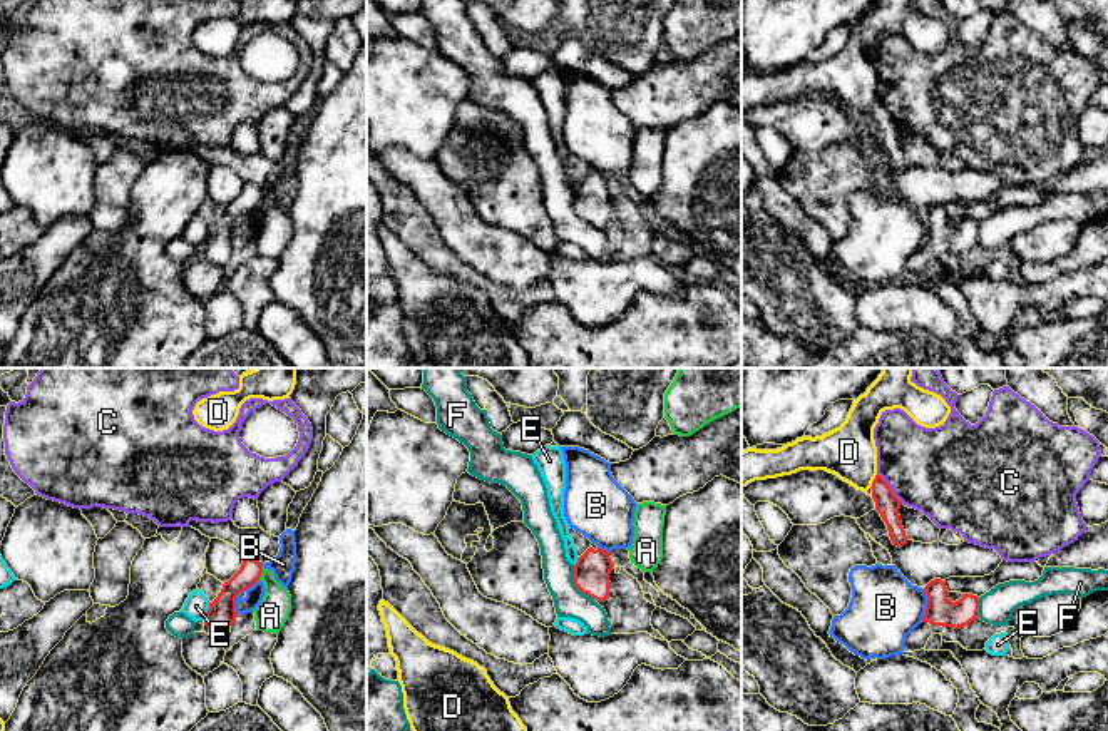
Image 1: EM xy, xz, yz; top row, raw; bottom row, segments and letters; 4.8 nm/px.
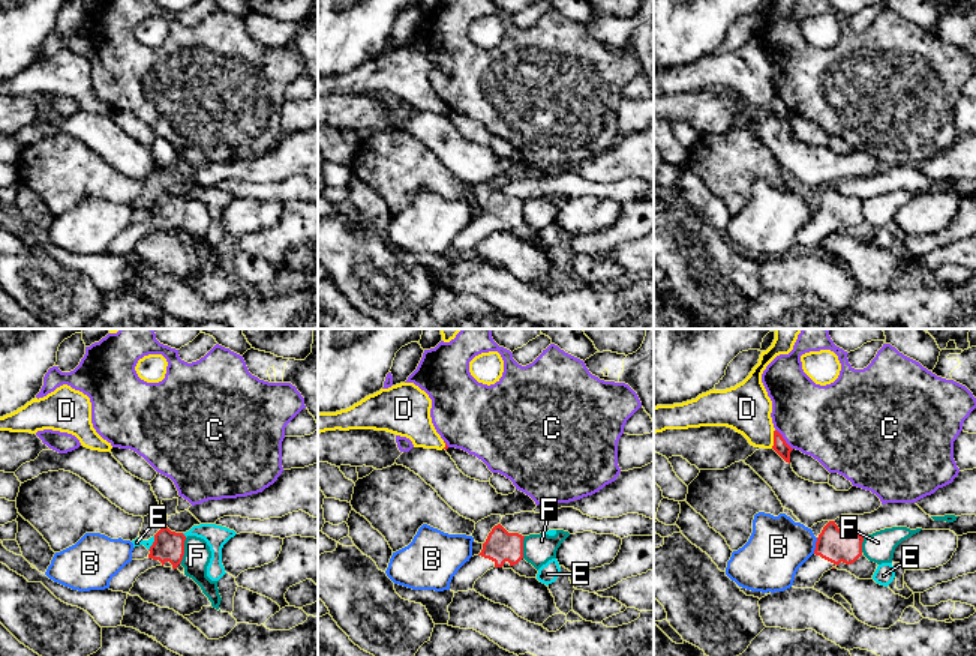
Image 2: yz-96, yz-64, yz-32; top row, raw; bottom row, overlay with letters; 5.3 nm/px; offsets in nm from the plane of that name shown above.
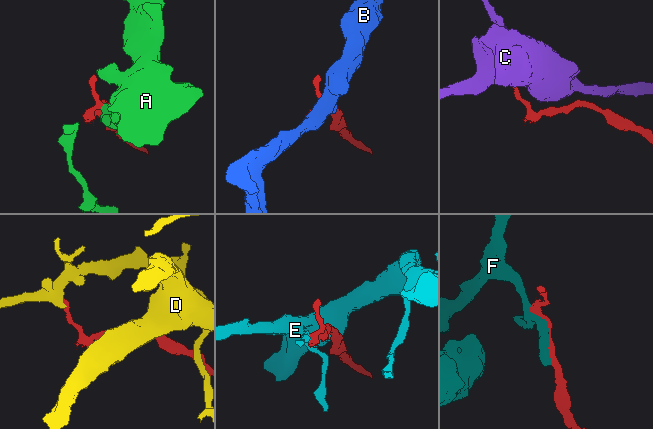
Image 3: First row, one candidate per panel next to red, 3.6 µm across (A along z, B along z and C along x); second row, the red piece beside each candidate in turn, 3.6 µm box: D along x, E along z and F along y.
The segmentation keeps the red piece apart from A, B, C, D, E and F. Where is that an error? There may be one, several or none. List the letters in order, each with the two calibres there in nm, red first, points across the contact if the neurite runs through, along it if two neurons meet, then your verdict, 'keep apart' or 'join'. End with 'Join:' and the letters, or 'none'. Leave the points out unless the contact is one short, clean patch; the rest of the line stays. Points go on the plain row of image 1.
A: calibres 120 and 150 nm; border xy (263, 193), (258, 204); keep apart
B: calibres 130 and 80 nm; border xy (258, 204), (236, 223), (236, 240); keep apart
C: calibres 110 and 420 nm; border yz (877, 97), (901, 127); keep apart
D: calibres 110 and 260 nm; border yz (877, 99), (869, 112); keep apart
E: calibres 130 and 120 nm; border xy (210, 228), (203, 245); keep apart
F: calibres 180 and 140 nm; keep apart
Join: none

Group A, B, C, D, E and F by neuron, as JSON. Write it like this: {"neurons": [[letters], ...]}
{"neurons": [["A"], ["B"], ["C"], ["D"], ["E"], ["F"]]}

